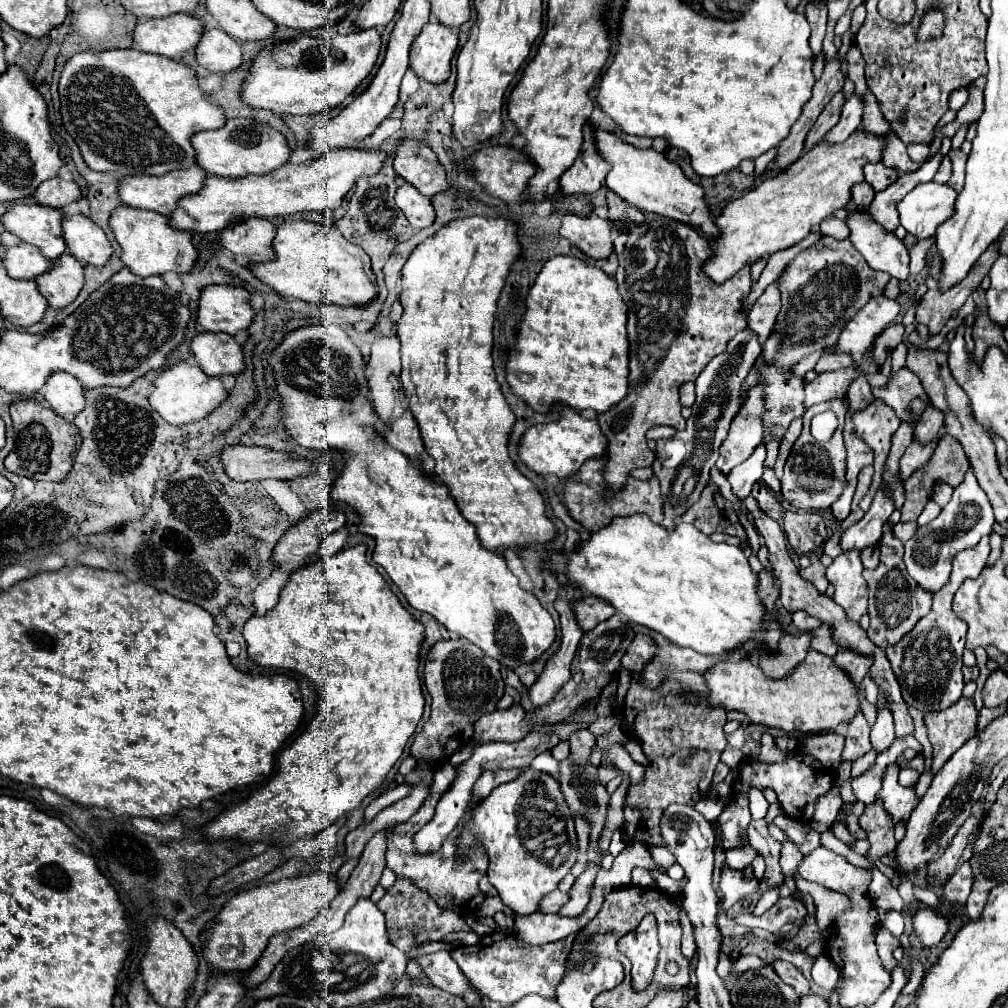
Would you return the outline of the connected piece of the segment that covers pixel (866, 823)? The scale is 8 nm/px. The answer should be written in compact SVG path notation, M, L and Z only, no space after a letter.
M874 802L870 808L866 808L860 816L860 826L866 830L870 840L870 852L866 854L870 862L892 854L892 848L896 848L894 824L890 824L890 816L882 812L882 804Z

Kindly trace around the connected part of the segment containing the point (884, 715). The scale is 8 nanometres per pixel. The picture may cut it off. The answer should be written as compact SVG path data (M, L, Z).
M878 710L878 720L872 728L870 734L872 740L872 748L880 754L884 750L888 750L894 742L894 720L892 720L892 712L890 710Z

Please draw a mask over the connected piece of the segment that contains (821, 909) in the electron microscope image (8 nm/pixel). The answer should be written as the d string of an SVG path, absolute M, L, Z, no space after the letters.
M794 872L794 882L796 882L796 888L802 892L802 894L810 894L814 898L814 904L816 904L816 924L818 924L818 930L824 930L828 928L830 924L830 918L836 916L840 910L844 910L846 906L850 906L850 900L846 900L842 894L838 892L830 892L814 882L808 882L804 880L798 872Z

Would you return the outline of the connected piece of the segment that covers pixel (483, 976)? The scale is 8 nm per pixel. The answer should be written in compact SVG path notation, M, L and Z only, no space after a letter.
M492 932L486 942L482 940L476 946L458 946L462 950L452 950L452 958L458 962L464 976L482 992L482 996L500 1002L502 1006L510 1006L524 998L526 994L540 994L542 998L554 998L558 980L562 980L562 972L566 972L566 960L572 950L576 934L570 934L564 940L556 940L542 946L532 946L518 940L512 932Z

